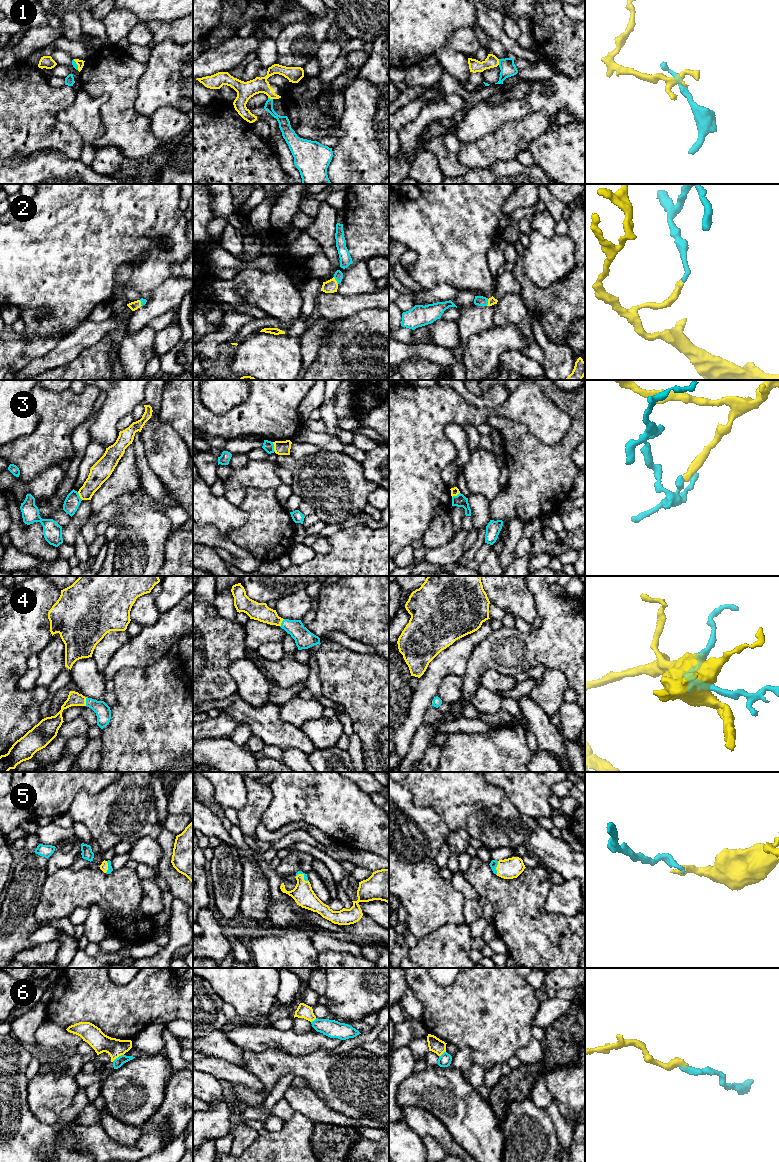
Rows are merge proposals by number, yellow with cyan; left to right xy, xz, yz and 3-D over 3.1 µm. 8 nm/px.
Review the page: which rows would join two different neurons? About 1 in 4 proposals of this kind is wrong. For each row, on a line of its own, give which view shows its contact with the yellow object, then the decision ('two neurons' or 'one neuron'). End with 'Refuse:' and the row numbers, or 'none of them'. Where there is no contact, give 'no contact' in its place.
1: meets yellow in yz; two neurons
2: meets yellow in xz; one neuron
3: meets yellow in xz; two neurons
4: meets yellow in xy; one neuron
5: meets yellow in yz; one neuron
6: meets yellow in xy; two neurons
Refuse: 1, 3, 6

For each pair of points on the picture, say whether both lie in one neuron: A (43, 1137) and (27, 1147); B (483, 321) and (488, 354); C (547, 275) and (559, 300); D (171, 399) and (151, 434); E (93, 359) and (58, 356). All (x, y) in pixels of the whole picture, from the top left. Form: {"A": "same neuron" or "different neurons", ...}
{"A": "same neuron", "B": "different neurons", "C": "different neurons", "D": "different neurons", "E": "different neurons"}

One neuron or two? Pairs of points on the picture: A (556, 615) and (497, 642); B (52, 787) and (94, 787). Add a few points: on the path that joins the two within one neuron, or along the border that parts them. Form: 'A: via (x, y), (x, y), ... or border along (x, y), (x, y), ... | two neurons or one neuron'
A: via (544, 631), (533, 642), (513, 642) | one neuron
B: via (62, 784), (84, 784) | one neuron

